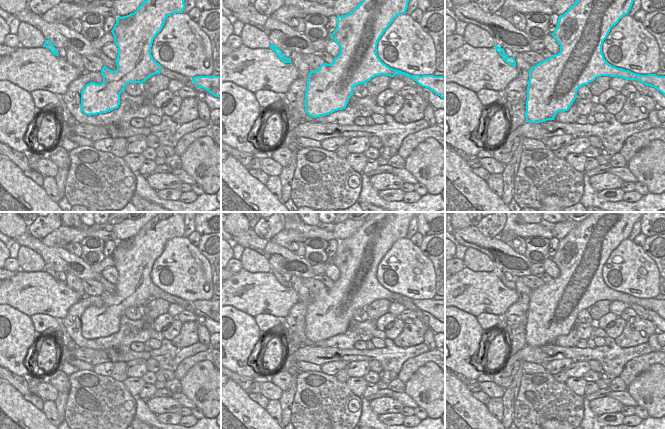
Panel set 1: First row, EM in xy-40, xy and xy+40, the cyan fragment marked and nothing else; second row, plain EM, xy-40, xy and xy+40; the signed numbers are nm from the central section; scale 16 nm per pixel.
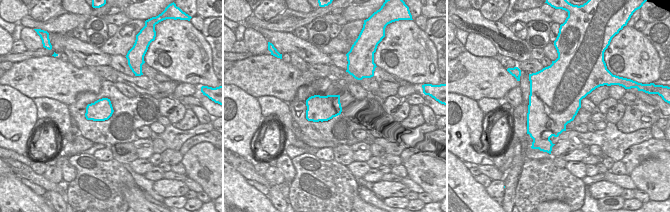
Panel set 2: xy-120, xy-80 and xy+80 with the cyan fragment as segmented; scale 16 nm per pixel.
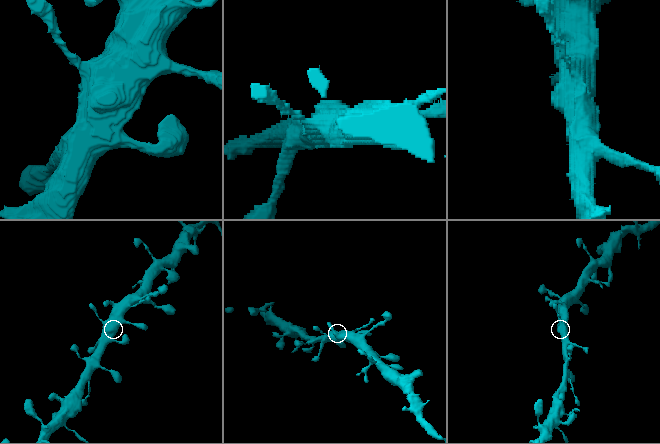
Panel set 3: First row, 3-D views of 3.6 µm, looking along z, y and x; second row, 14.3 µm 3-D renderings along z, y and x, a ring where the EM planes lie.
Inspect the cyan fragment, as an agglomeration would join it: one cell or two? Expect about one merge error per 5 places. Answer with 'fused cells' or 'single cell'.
single cell

